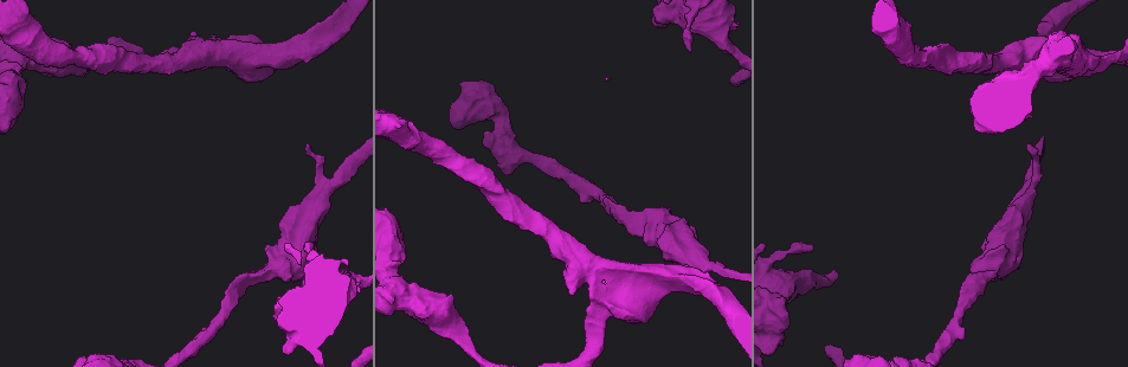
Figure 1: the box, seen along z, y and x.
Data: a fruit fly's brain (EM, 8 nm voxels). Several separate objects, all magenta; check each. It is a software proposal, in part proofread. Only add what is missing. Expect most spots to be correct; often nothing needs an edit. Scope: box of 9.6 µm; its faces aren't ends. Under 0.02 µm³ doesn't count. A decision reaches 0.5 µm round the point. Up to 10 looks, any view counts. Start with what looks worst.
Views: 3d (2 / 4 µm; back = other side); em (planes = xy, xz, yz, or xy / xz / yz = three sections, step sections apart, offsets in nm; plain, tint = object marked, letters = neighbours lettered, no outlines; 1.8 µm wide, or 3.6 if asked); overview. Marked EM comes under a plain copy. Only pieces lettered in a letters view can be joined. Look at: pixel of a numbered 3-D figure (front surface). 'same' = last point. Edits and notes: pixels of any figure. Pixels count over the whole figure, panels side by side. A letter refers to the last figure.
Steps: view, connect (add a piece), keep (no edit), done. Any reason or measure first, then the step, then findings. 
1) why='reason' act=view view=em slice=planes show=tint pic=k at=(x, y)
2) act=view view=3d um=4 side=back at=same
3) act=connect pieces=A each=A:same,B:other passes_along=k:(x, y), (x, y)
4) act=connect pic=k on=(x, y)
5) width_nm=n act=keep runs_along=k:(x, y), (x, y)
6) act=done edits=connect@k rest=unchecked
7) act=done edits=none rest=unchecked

why='free end' act=view view=em slice=planes show=letters pic=1 at=(686, 265)

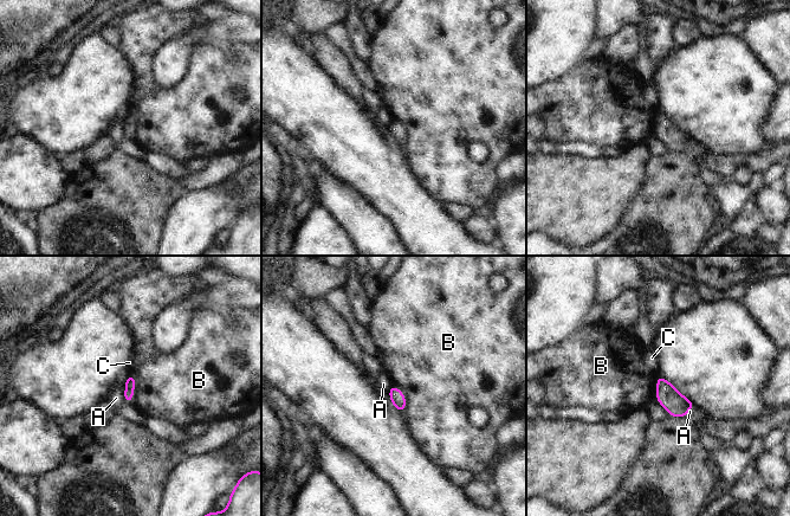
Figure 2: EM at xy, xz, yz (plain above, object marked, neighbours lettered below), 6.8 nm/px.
act=keep each=A:other,B:other,C:other found='no lettered piece goes on from it'

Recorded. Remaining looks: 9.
why='free end' act=view view=em slice=yz step=16 show=tint pic=1 at=(689, 51)

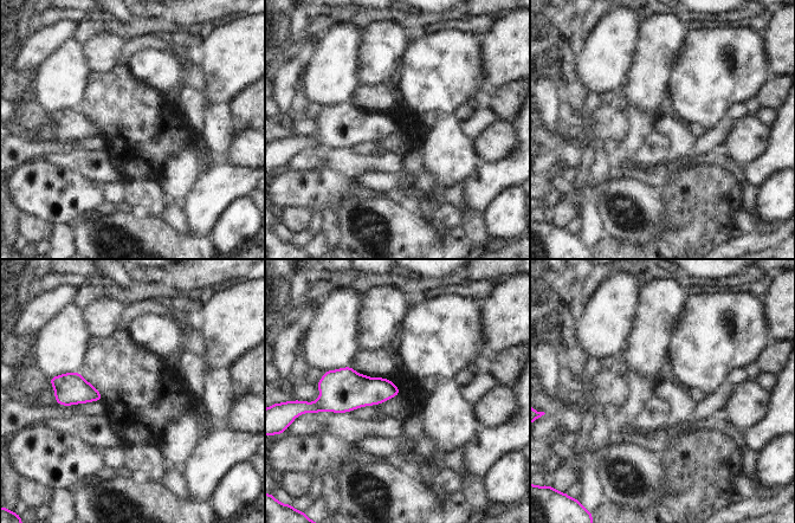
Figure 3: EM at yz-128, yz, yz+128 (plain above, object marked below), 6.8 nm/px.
why='cut it another way' act=view view=em slice=planes show=letters at=same

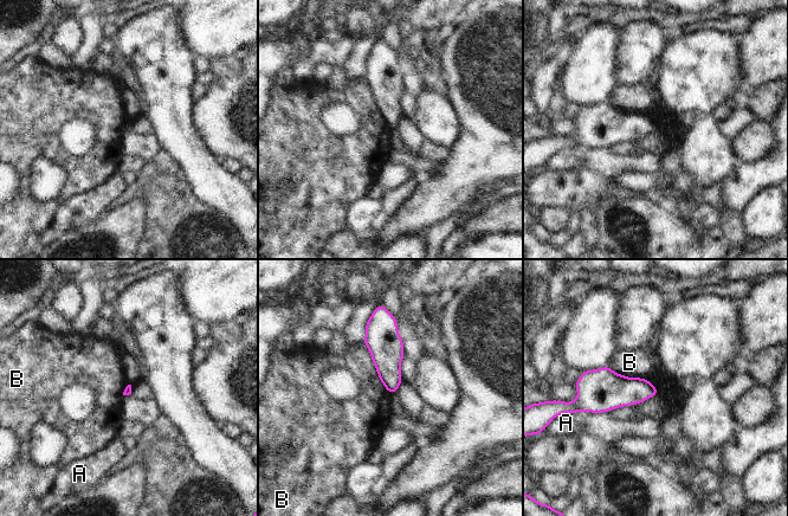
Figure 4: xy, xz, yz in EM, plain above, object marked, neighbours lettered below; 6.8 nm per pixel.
act=keep each=A:other,B:other border=4:(362, 342), (381, 384), (389, 394) found='none of them fits'

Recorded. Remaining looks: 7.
act=view view=3d um=4 pic=1 at=(590, 299)

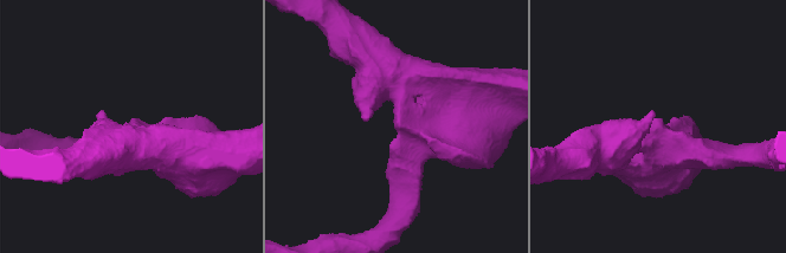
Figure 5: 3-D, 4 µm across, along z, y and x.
act=view view=em slice=planes show=letters pic=5 at=(661, 118)

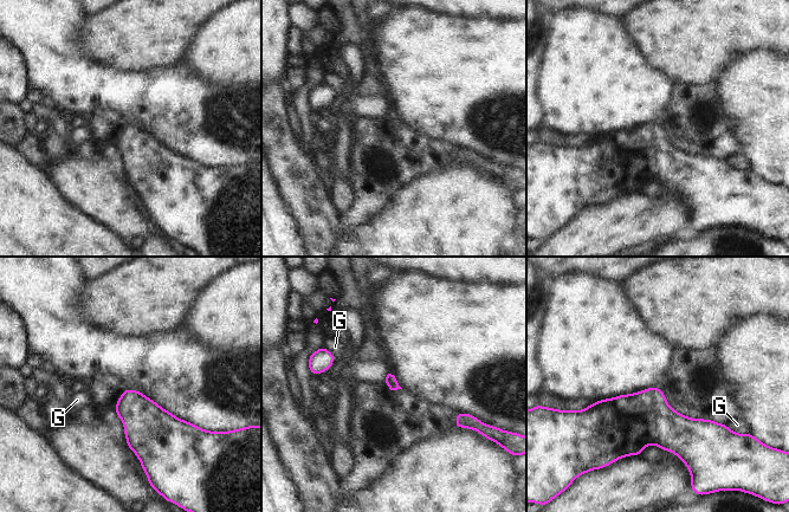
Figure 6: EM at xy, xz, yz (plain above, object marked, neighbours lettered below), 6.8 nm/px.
longest_contact=G:100nm act=keep each=G:other border=6:(323, 347), (334, 355) found='no lettered piece goes on from it'

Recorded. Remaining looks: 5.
why='stops while still wide' act=view view=em slice=planes show=letters pic=1 at=(786, 325)

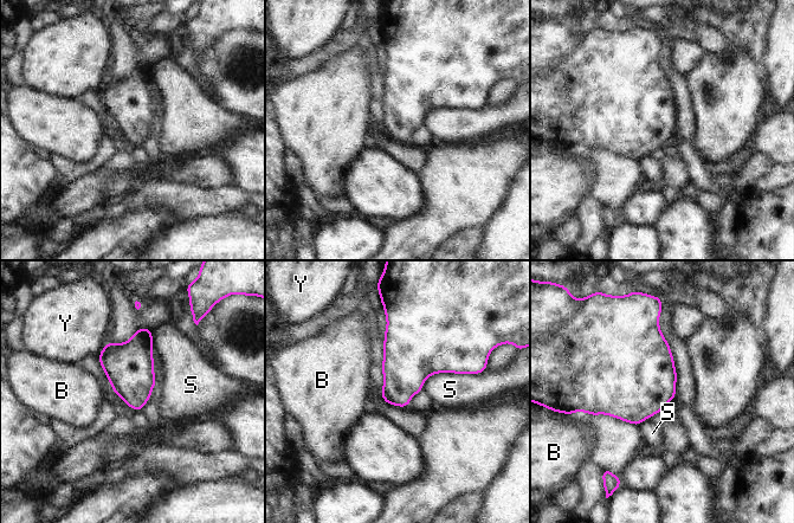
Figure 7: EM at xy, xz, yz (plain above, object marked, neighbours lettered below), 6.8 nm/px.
longest_contact=S:400nm act=keep each=B:other,S:other,Y:other border=7:(477, 373), (433, 373), (421, 389) found='none of them fits'

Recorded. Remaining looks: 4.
act=done edits=none rest=unchecked

